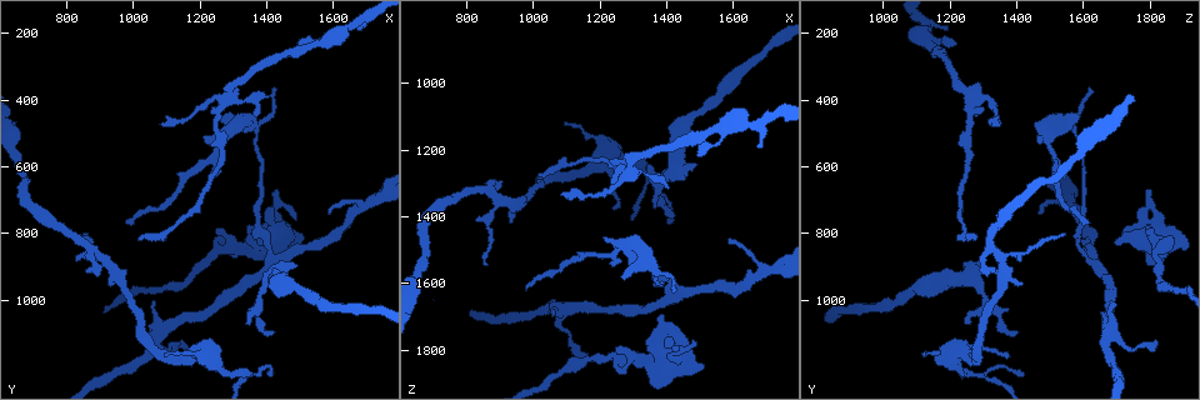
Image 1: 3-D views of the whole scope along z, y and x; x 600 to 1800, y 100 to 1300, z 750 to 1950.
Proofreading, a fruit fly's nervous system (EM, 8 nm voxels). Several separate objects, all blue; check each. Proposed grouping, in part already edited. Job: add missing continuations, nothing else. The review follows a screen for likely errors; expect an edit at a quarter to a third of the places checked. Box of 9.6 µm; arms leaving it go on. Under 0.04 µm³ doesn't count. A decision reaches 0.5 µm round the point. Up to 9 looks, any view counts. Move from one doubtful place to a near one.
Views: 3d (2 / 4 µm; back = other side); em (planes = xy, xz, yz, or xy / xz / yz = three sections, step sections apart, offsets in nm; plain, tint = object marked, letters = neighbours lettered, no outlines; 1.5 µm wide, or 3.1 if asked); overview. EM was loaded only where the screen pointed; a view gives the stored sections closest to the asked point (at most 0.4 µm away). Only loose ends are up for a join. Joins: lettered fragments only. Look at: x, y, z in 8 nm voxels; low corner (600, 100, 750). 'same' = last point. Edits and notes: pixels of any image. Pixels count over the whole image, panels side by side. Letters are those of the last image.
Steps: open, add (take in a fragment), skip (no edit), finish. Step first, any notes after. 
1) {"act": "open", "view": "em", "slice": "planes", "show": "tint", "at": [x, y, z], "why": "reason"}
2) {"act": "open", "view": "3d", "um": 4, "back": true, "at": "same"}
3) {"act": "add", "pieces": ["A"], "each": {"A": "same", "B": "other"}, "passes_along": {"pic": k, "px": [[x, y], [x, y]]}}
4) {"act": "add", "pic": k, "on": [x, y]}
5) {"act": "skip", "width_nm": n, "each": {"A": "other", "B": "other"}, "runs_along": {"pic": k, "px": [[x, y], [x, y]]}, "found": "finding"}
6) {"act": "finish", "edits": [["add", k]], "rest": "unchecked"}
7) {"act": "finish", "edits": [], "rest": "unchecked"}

{"act": "open", "view": "em", "slice": "planes", "show": "plain", "at": [1250, 790, 1780], "why": "branch stops here"}

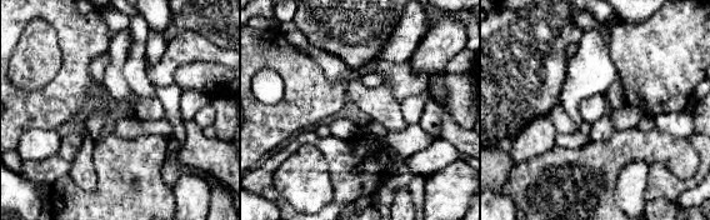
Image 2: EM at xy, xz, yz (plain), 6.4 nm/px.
{"act": "open", "view": "em", "slice": "planes", "show": "letters", "at": "same"}

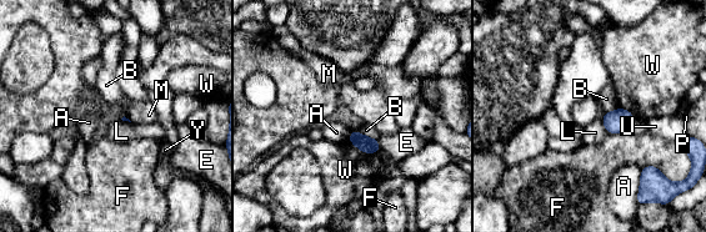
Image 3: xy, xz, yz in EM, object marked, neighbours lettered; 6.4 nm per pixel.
{"act": "skip", "each": {"A": "other", "B": "other", "E": "other", "F": "other", "L": "other", "M": "other", "P": "other", "U": "other", "W": "other", "Y": "other"}, "border": {"pic": 3, "px": [[600, 119], [607, 132]]}, "found": "none of them fits"}

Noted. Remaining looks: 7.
{"act": "open", "view": "em", "slice": "planes", "show": "letters", "at": [1410, 1230, 1410], "why": "branch stops here"}

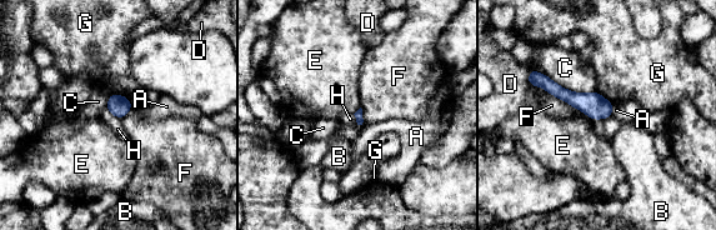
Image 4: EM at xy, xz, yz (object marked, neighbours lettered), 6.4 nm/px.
{"act": "skip", "each": {"A": "other", "B": "other", "C": "other", "D": "other", "E": "other", "F": "other", "G": "other", "H": "other"}, "runs_along": {"pic": 4, "px": [[534, 79], [609, 111]]}, "found": "none of them fits"}

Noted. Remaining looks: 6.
{"act": "open", "view": "3d", "um": 4, "at": [1100, 1160, 1120], "why": "tapers out"}

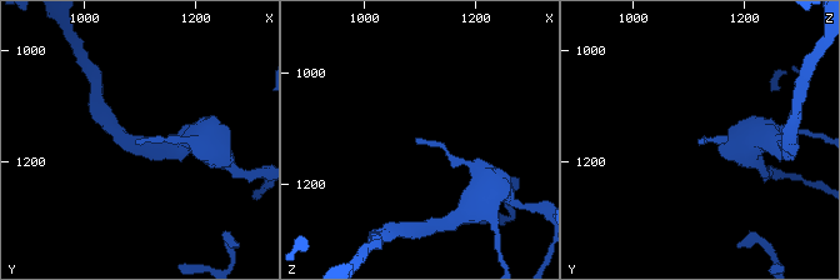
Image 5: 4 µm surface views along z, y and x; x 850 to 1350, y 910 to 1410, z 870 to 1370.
{"act": "open", "view": "em", "slice": "planes", "show": "plain", "at": [1100, 1165, 1120], "why": "shape alone is not enough"}

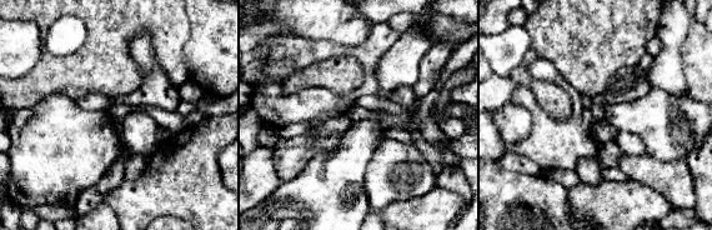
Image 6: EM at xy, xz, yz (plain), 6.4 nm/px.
{"act": "open", "view": "em", "slice": "planes", "show": "letters", "at": "same"}

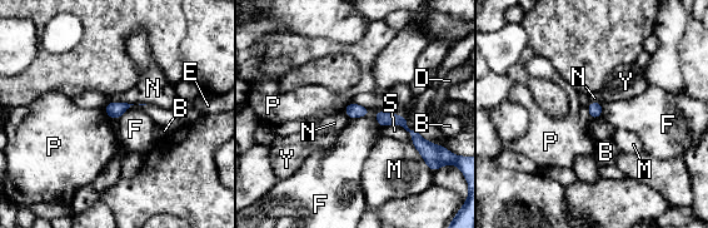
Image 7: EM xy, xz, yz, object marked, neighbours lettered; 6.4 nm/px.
{"act": "skip", "longest_contact_nm": ["S", 180], "each": {"B": "other", "D": "other", "E": "other", "F": "other", "M": "other", "N": "other", "P": "other", "S": "other", "Y": "other"}, "border": {"pic": 7, "px": [[380, 127], [399, 124], [407, 132]]}, "found": "no lettered fragment goes on from it"}

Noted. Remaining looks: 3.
{"act": "open", "view": "em", "slice": "planes", "show": "letters", "at": [1500, 230, 1220], "why": "free end"}

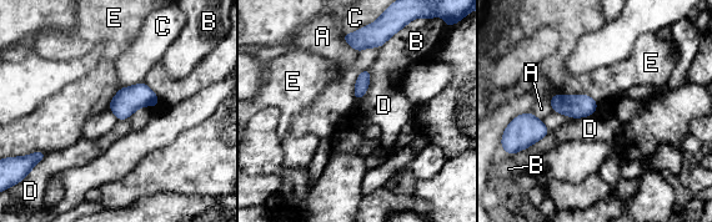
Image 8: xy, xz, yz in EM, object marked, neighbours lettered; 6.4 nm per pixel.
{"act": "skip", "each": {"A": "other", "B": "other", "C": "other", "D": "other", "E": "other"}, "border": {"pic": 8, "px": [[555, 94], [587, 94], [597, 104]]}, "found": "none of them fits"}

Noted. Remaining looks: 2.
{"act": "finish", "edits": [], "rest": "unchecked"}

